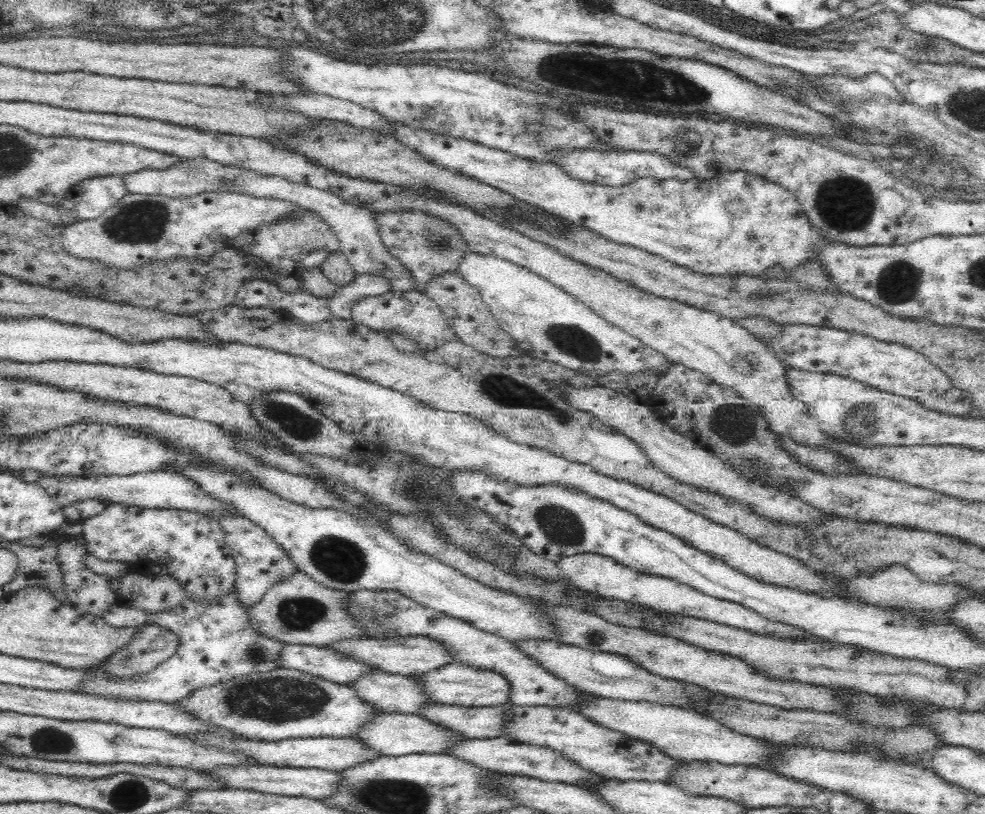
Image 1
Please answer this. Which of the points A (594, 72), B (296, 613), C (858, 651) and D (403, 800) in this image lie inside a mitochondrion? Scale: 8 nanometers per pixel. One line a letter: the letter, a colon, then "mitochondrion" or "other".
A: mitochondrion
B: mitochondrion
C: other
D: mitochondrion

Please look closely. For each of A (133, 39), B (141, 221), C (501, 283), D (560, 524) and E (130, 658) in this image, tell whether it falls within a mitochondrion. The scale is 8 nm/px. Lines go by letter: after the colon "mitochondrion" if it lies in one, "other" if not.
A: other
B: mitochondrion
C: other
D: mitochondrion
E: mitochondrion

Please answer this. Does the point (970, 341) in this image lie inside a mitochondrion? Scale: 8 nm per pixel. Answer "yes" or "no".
no

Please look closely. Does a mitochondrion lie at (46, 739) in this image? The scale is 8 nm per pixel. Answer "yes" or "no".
yes

